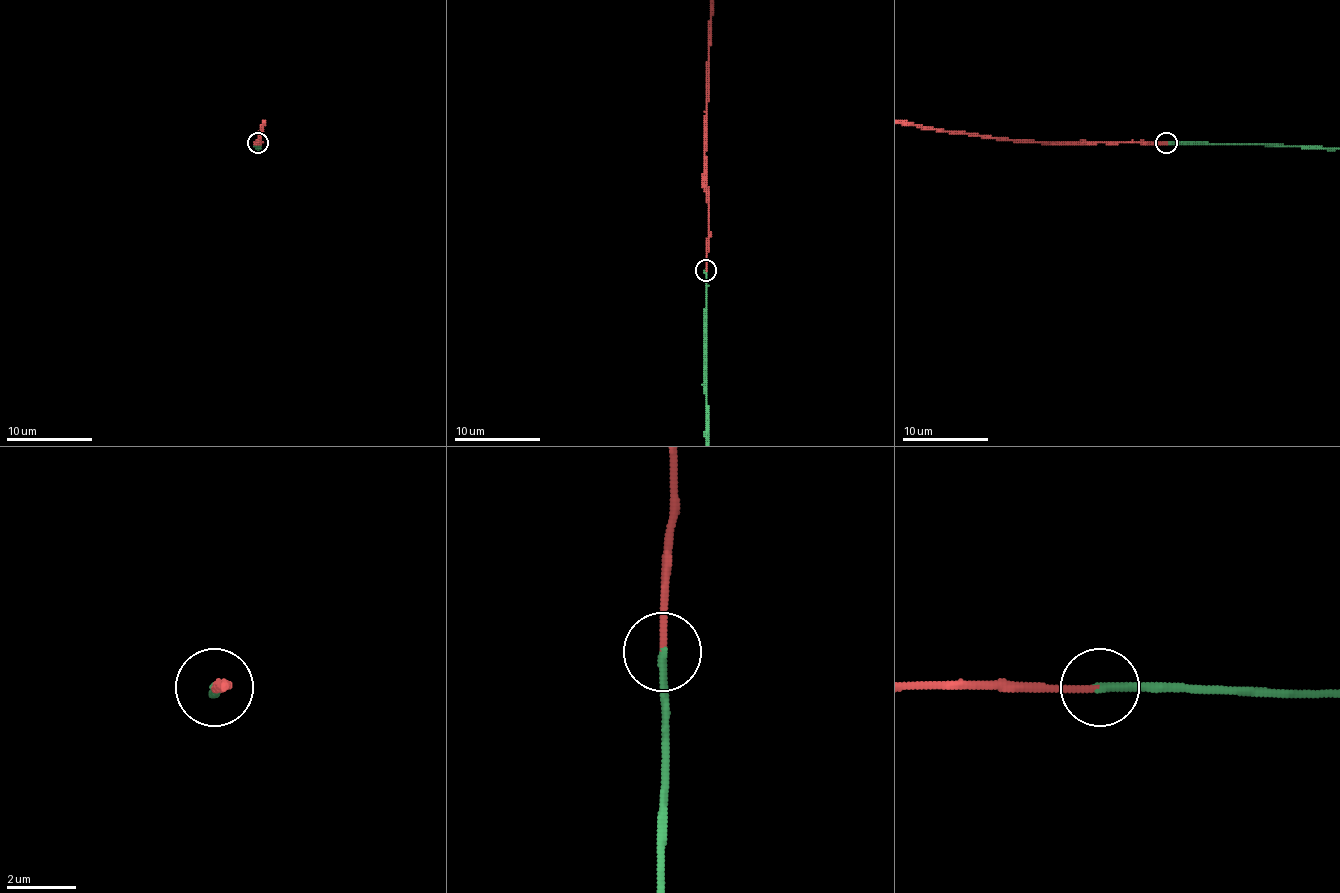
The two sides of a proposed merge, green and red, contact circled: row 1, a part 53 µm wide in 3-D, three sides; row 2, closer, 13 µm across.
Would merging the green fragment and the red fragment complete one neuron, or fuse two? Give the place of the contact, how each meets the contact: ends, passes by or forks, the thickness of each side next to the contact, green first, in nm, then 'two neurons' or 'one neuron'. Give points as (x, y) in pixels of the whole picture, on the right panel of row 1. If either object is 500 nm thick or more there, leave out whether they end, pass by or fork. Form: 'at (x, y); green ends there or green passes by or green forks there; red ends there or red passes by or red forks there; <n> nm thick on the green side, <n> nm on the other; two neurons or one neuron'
at (1166, 142); green ends there; red ends there; 220 nm thick on the green side, 180 nm on the other; one neuron

